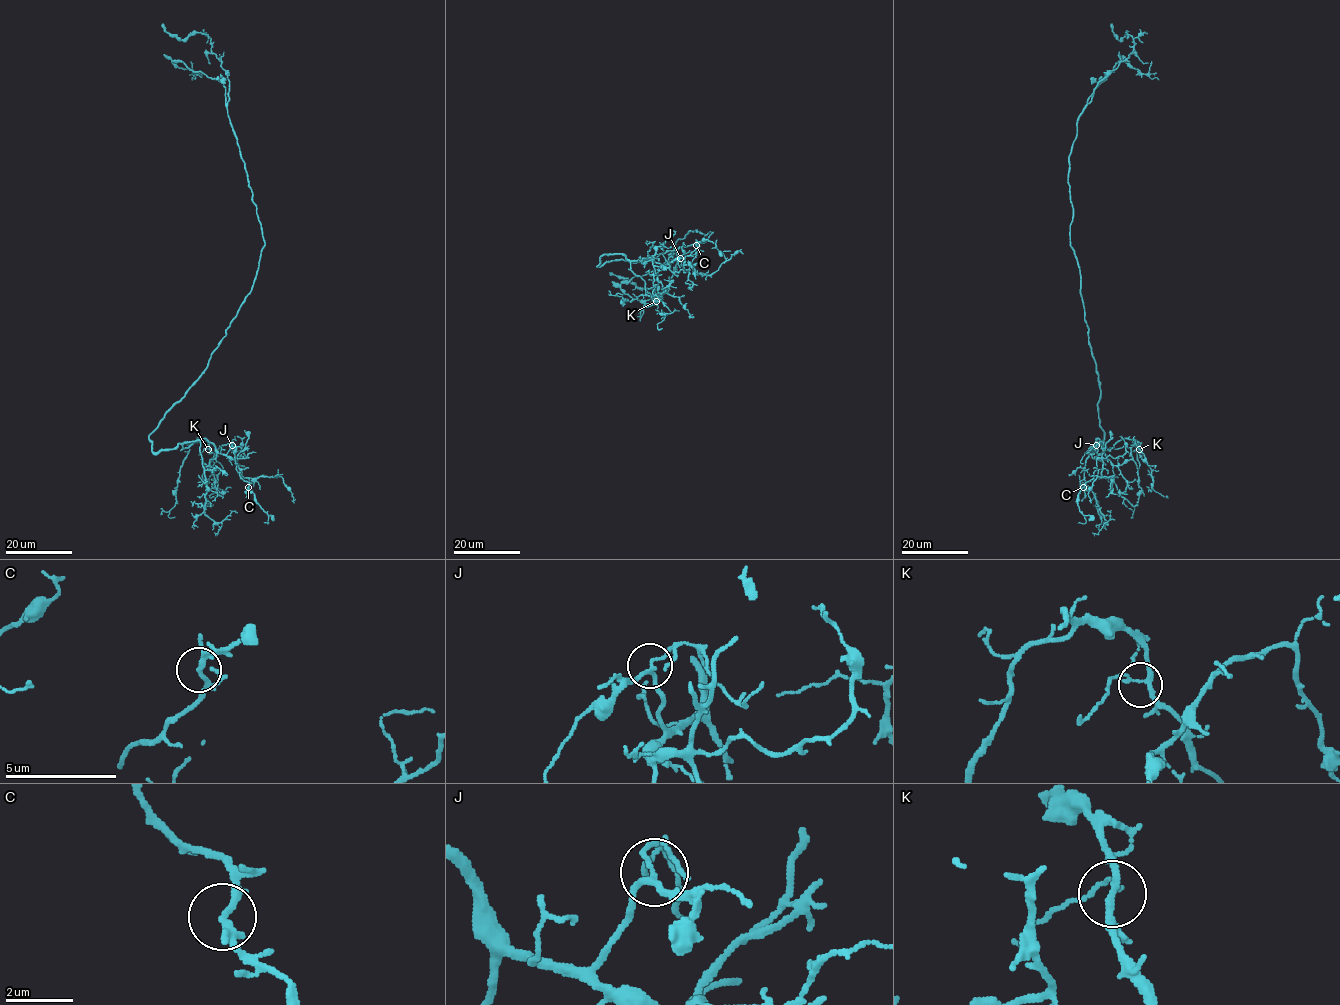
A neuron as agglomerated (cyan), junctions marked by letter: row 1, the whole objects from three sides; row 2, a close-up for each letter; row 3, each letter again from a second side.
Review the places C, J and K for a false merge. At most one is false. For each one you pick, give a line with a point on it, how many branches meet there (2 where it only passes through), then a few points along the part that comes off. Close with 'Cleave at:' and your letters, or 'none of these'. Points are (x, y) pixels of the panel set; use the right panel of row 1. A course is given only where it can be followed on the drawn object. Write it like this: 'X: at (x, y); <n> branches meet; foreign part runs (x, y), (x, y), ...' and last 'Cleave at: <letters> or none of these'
Cleave at: none of these

